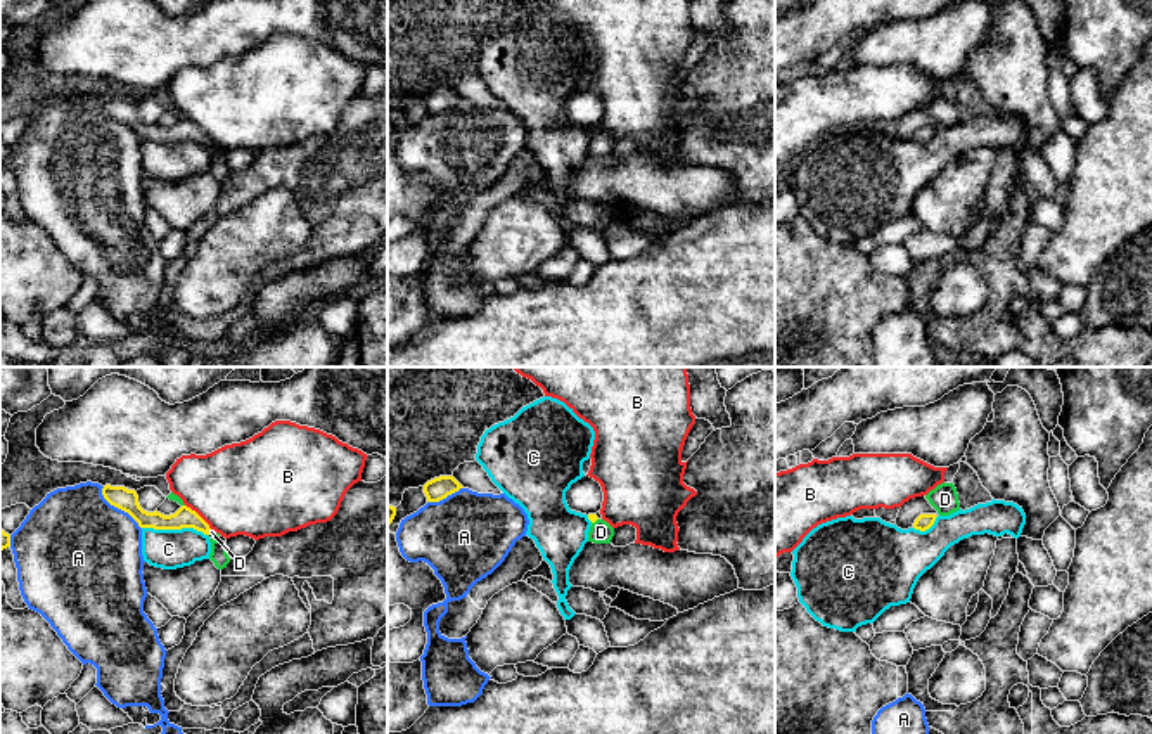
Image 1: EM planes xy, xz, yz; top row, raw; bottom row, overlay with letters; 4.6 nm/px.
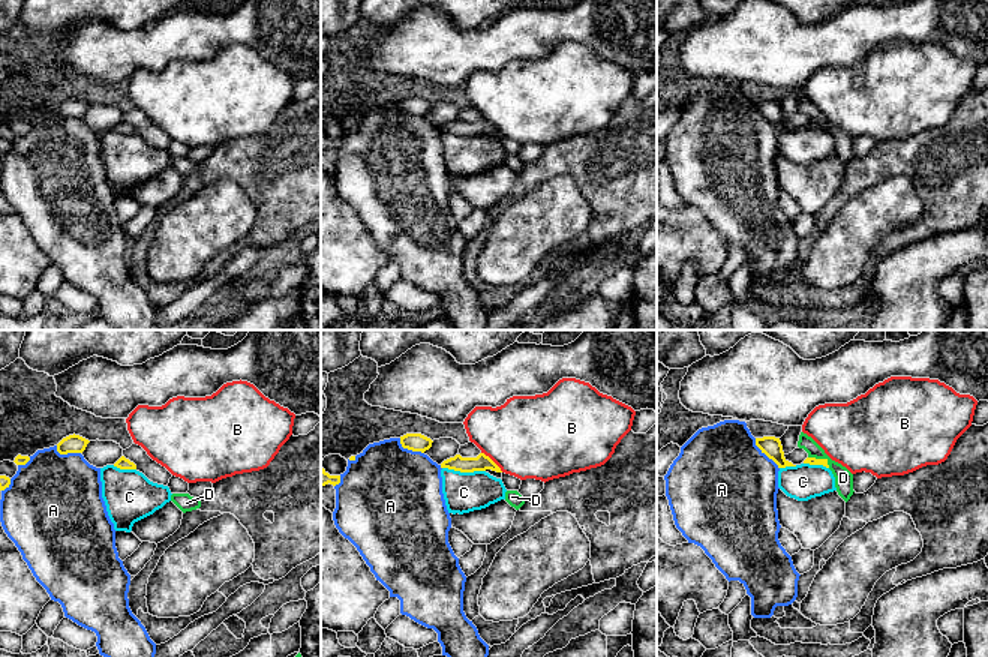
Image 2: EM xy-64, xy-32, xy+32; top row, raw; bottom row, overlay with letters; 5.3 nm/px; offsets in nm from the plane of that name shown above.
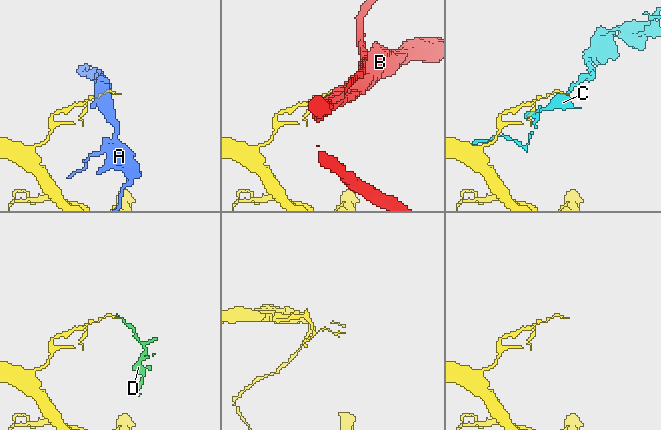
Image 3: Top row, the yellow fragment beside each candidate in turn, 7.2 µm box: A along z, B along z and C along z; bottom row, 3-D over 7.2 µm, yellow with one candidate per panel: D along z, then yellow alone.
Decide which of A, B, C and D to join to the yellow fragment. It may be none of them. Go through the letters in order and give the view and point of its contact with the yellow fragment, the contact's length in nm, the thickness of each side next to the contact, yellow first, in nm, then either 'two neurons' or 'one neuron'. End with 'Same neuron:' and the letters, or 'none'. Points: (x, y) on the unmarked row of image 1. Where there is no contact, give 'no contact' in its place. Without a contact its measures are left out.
A: contact xy (118, 120); length 260 nm; calibres 100 and 500 nm; two neurons
B: contact xy (199, 128); length 170 nm; calibres 100 and 440 nm; two neurons
C: contact xy (175, 141); length 300 nm; calibres 100 and 190 nm; two neurons
D: contact xz (594, 134); length 40 nm; calibres 40 and 110 nm; two neurons
Same neuron: none

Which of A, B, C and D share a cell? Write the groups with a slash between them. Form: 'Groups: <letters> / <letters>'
Groups: A / B / C / D

